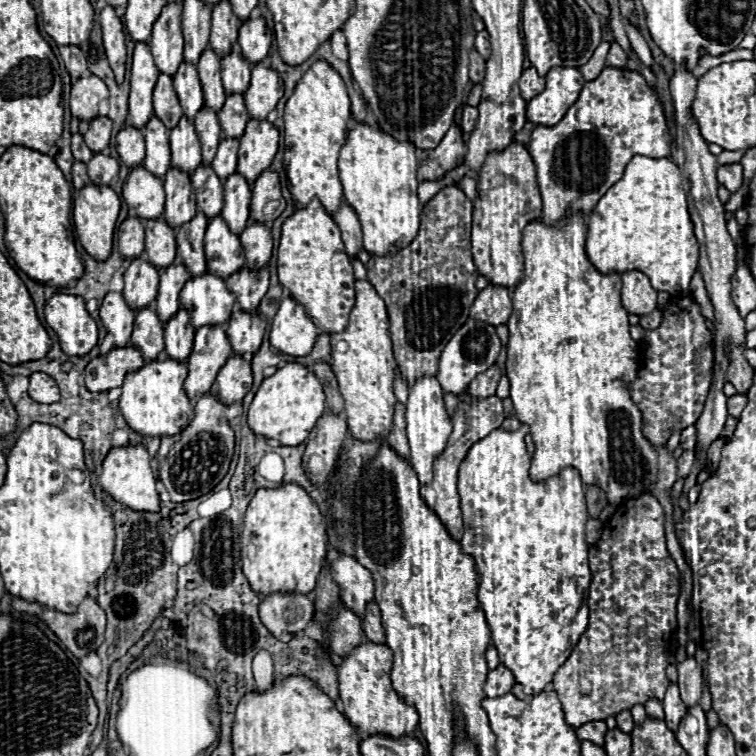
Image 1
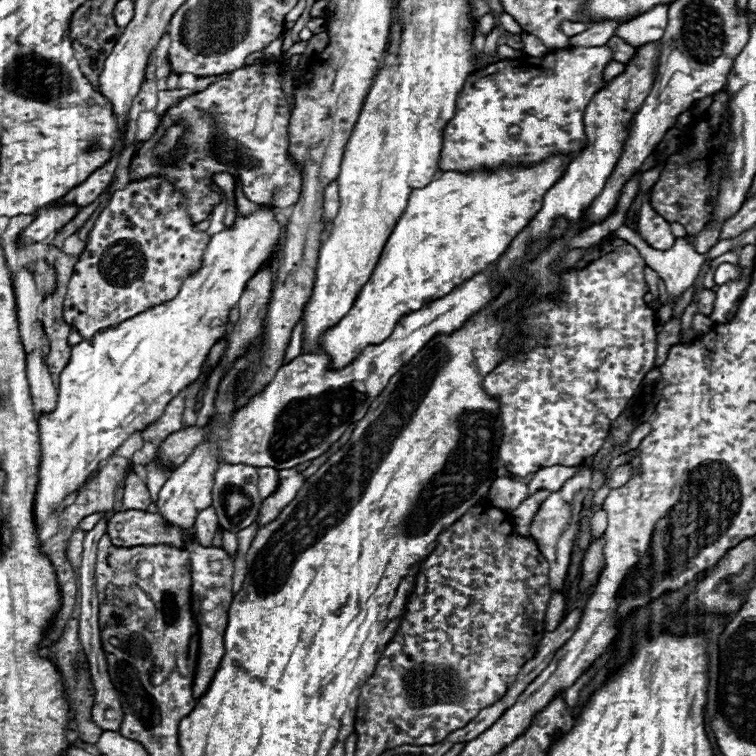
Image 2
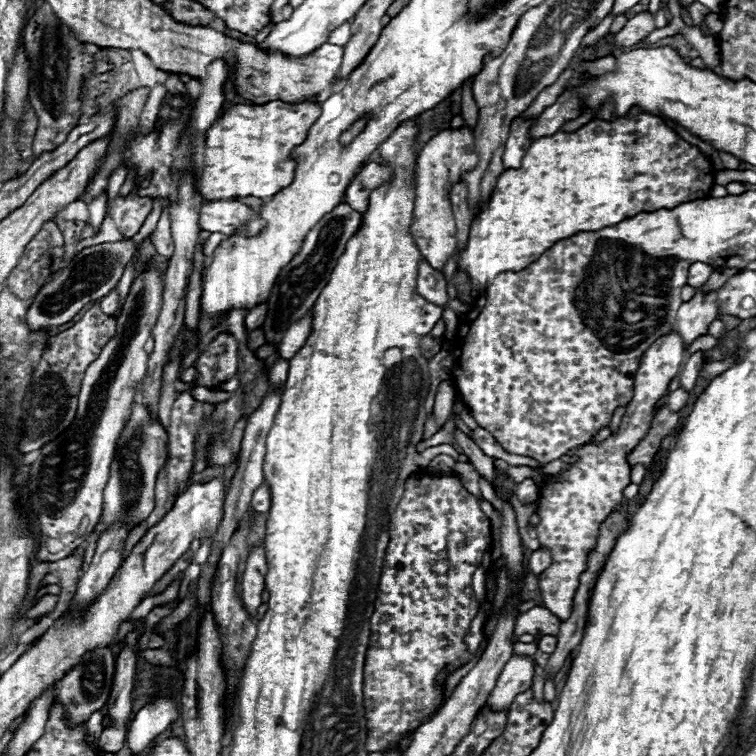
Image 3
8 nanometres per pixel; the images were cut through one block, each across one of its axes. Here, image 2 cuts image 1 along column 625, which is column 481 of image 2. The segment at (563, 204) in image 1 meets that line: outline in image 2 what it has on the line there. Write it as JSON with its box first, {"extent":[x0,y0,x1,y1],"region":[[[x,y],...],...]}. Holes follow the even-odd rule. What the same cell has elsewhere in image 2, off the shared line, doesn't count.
{"extent":[440,48,612,172],"region":[[[572,48],[554,50],[546,56],[520,56],[488,64],[468,76],[458,96],[454,118],[444,128],[444,146],[440,152],[440,172],[470,172],[486,168],[496,172],[504,164],[540,164],[554,154],[572,154],[584,148],[584,110],[592,96],[604,86],[602,70],[612,60],[612,50],[600,48]]]}

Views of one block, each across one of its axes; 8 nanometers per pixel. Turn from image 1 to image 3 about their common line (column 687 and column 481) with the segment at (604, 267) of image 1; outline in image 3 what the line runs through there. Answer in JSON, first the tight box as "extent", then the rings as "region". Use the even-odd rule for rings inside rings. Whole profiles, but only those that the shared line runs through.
{"extent":[456,106,714,298],"region":[[[636,106],[636,110],[632,110],[632,114],[626,114],[624,118],[618,118],[614,122],[604,122],[604,120],[592,120],[586,126],[578,128],[576,132],[556,132],[552,136],[544,136],[538,138],[530,144],[530,148],[526,150],[524,158],[522,158],[522,166],[520,168],[510,168],[504,170],[498,180],[496,186],[488,198],[488,202],[484,202],[480,206],[480,212],[476,214],[476,218],[470,224],[470,234],[468,234],[468,242],[464,246],[464,250],[456,256],[456,266],[458,270],[466,272],[470,282],[472,282],[472,294],[476,294],[476,298],[494,282],[494,276],[500,272],[520,272],[522,268],[526,268],[530,262],[538,260],[540,254],[544,254],[548,248],[552,248],[558,240],[570,238],[578,232],[590,232],[590,230],[600,230],[606,226],[614,226],[626,218],[636,216],[638,212],[654,212],[660,208],[676,208],[678,204],[696,200],[696,198],[706,198],[710,188],[714,184],[714,170],[712,170],[712,162],[692,144],[688,144],[684,138],[680,138],[672,128],[668,128],[660,118],[652,116],[652,114],[644,114],[644,110],[640,110],[640,106]]]}

